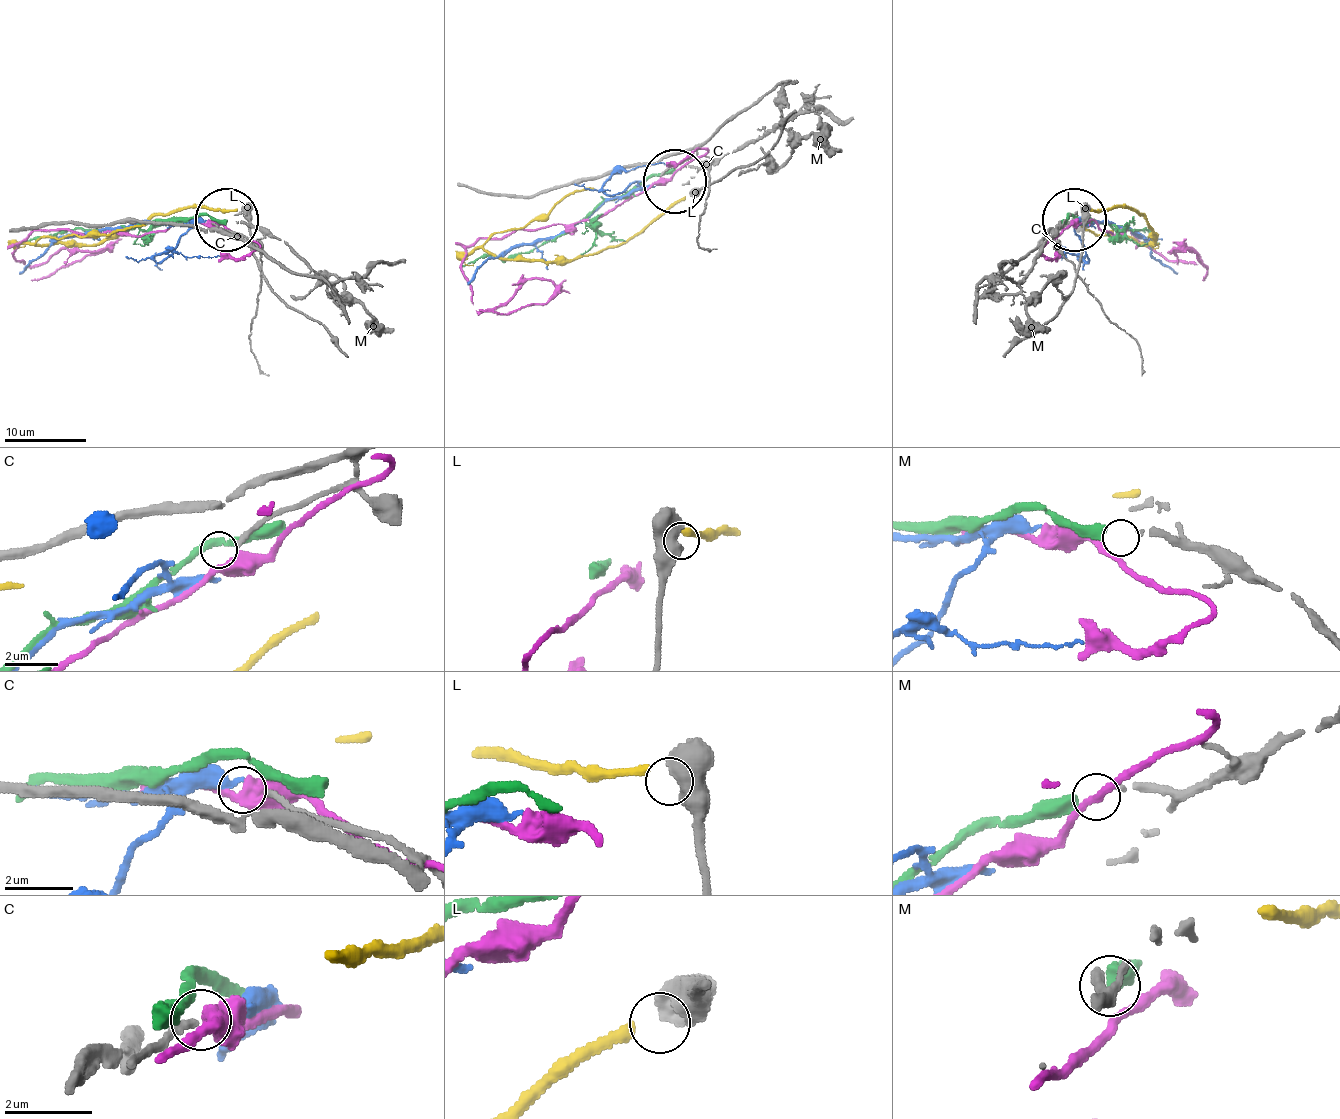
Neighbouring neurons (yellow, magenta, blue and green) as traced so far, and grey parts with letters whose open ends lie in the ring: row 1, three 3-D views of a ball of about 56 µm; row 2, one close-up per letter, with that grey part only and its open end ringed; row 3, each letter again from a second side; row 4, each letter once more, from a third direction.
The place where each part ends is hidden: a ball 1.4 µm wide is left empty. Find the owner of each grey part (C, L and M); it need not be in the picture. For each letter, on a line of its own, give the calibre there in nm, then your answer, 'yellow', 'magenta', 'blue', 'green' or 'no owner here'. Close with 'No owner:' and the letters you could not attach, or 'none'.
C: calibre 170 nm; no owner here
L: calibre 440 nm; yellow
M: calibre 180 nm; green
No owner: C

